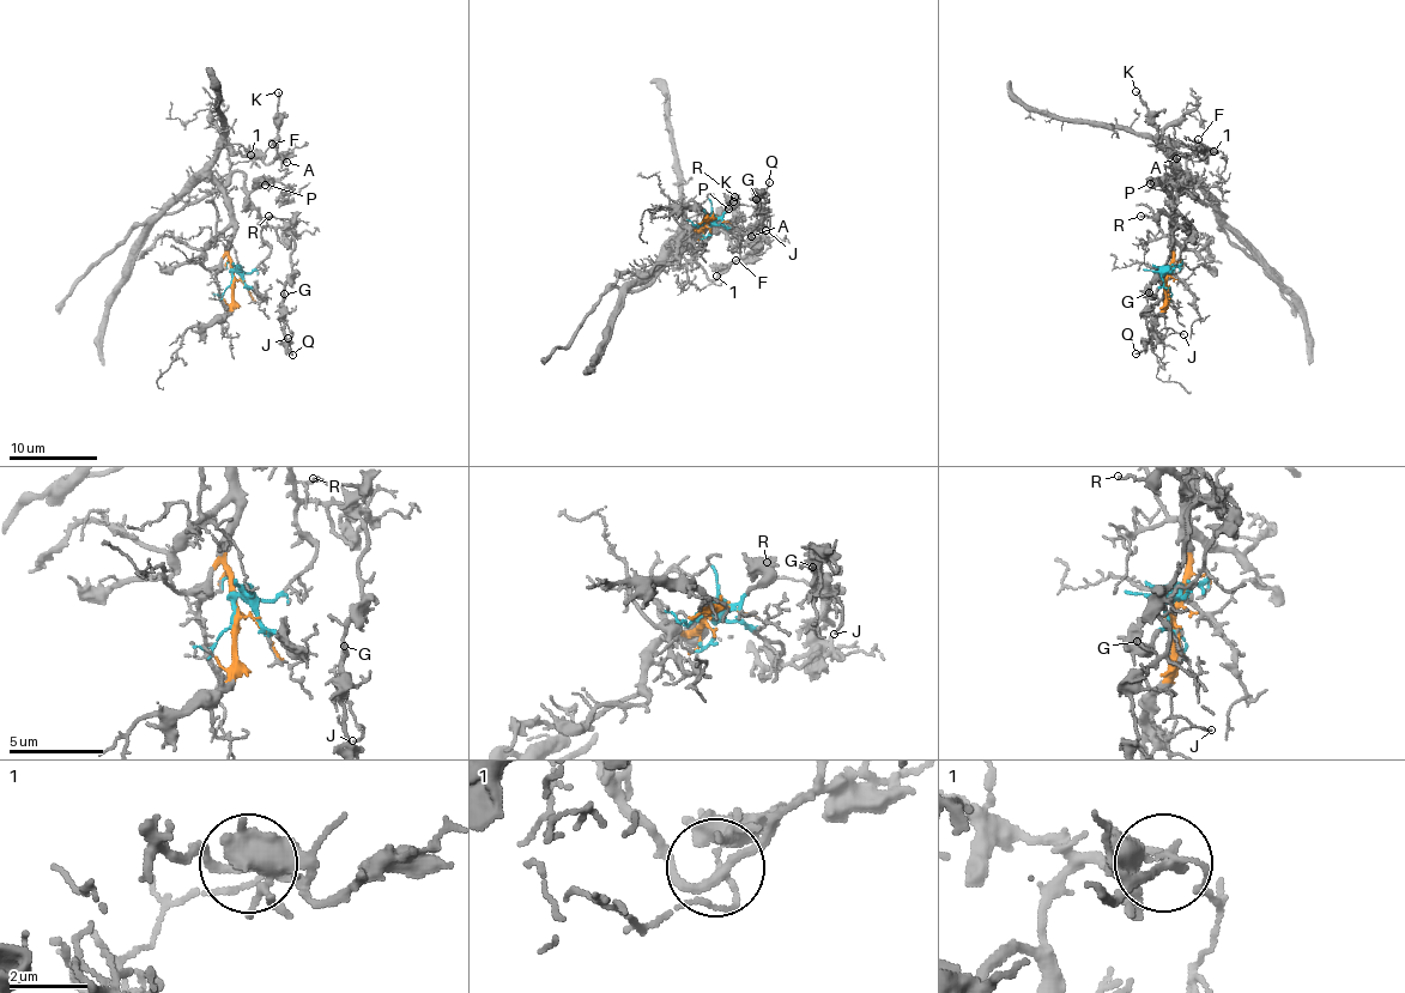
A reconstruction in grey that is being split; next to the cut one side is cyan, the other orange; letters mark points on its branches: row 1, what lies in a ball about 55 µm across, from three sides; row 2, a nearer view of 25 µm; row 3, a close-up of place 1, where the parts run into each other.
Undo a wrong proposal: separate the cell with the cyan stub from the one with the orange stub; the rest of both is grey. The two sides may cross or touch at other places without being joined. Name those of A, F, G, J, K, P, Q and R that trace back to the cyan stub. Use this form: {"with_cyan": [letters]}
{"with_cyan": ["A", "F", "G", "J", "K", "P", "Q", "R"]}

